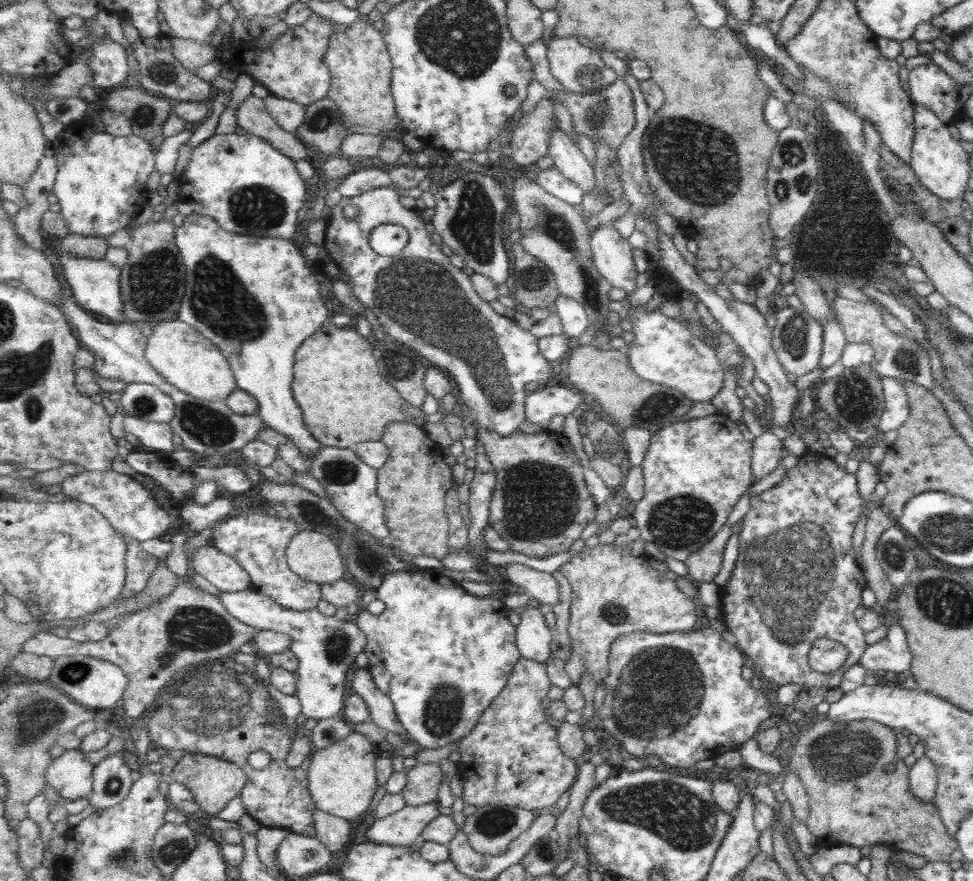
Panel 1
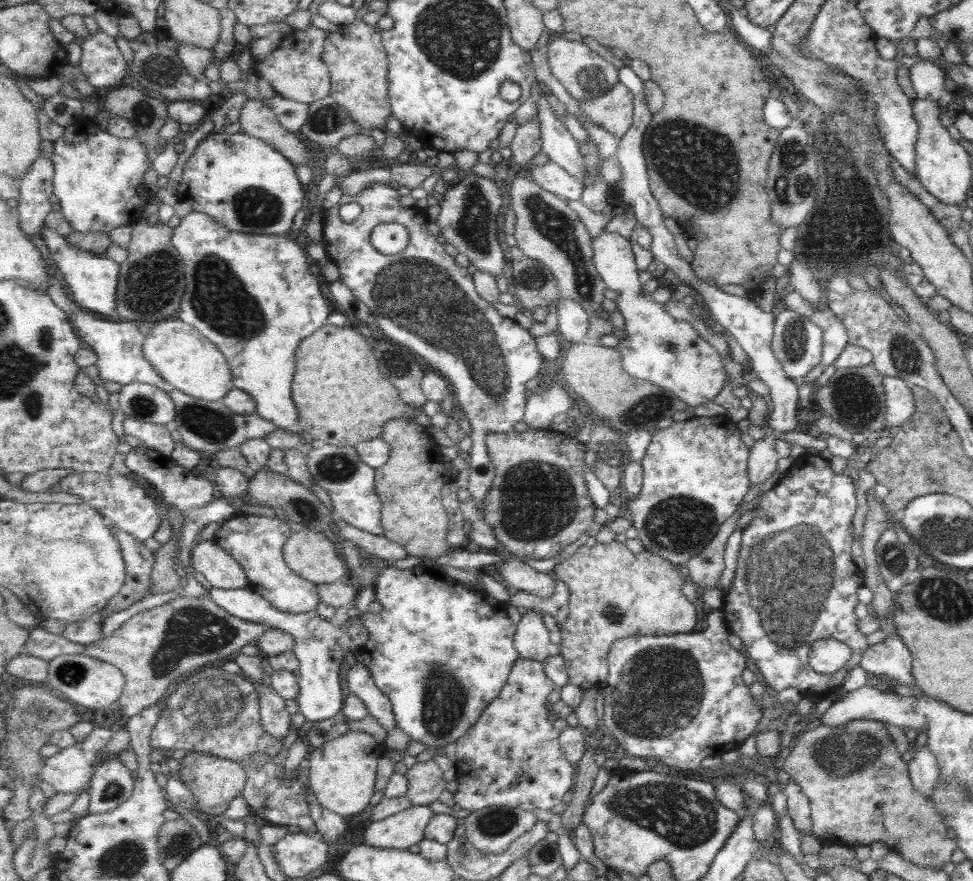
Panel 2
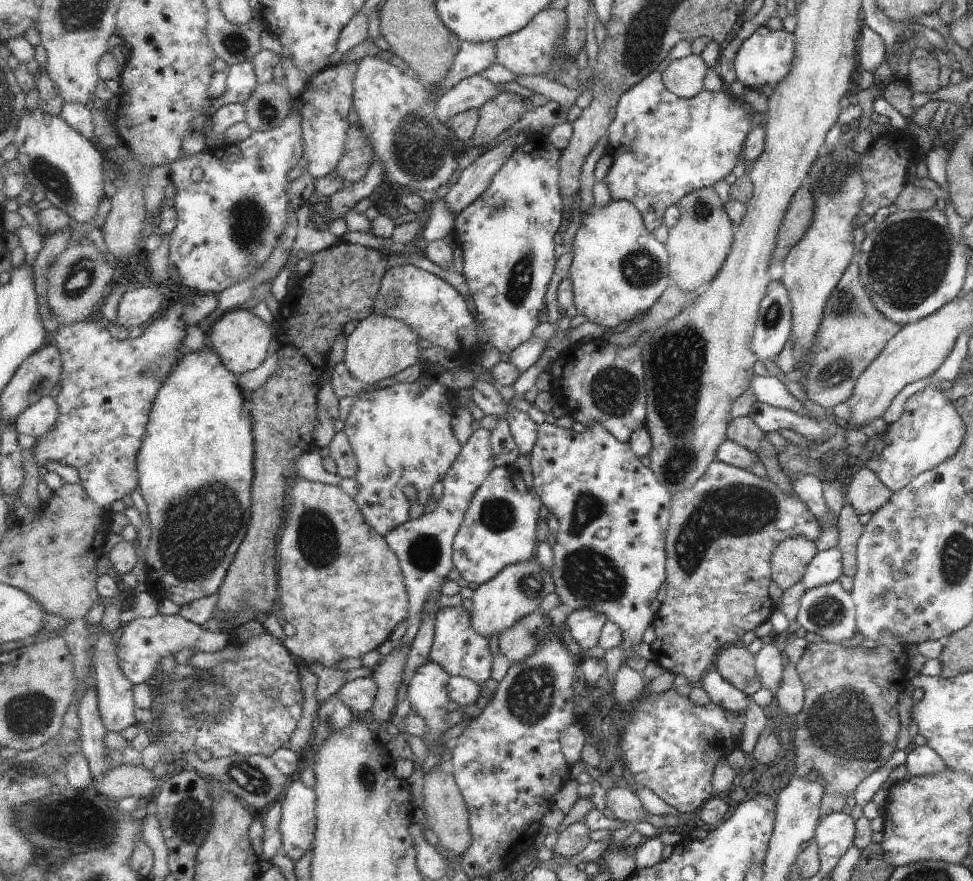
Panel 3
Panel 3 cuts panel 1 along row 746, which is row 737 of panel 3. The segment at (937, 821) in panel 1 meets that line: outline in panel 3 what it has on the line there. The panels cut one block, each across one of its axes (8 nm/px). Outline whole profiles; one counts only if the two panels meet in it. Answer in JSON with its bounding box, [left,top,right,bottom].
[785,641,909,819]

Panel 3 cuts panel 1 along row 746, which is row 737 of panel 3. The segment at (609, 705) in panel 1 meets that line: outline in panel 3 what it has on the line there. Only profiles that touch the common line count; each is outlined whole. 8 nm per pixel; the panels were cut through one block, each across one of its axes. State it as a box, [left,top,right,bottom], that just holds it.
[621,688,742,812]

